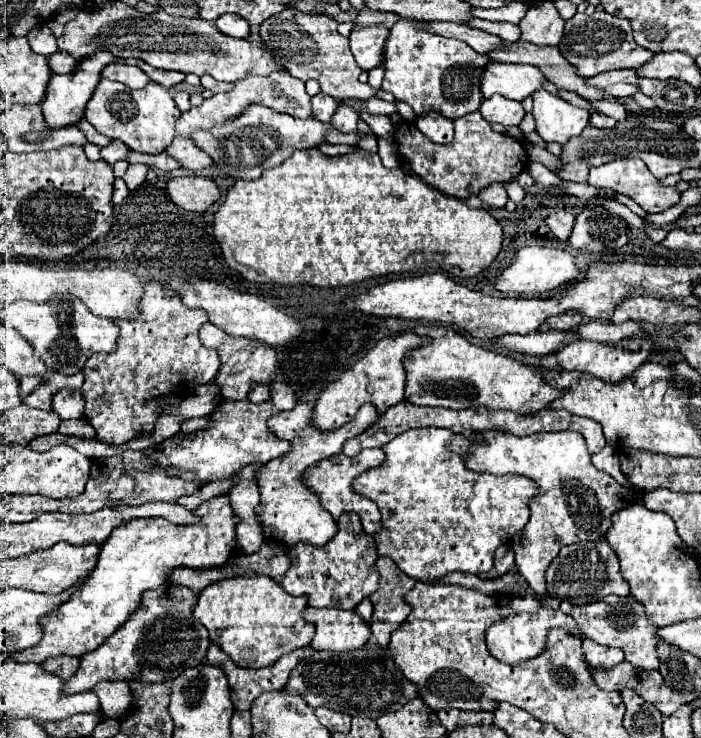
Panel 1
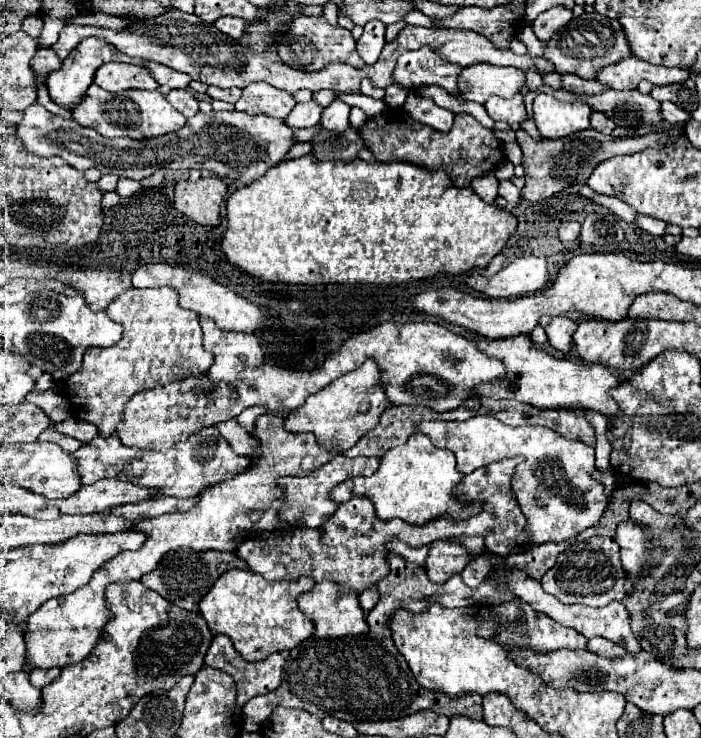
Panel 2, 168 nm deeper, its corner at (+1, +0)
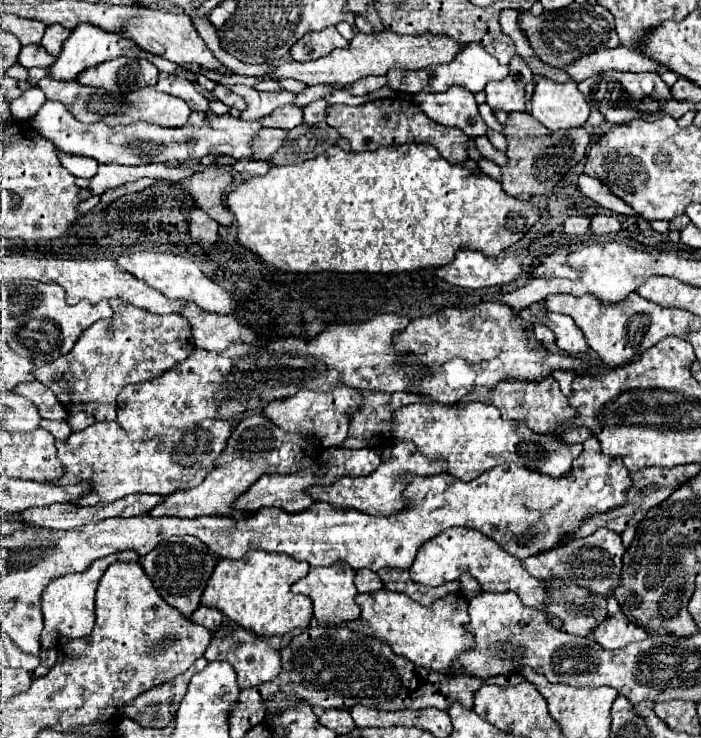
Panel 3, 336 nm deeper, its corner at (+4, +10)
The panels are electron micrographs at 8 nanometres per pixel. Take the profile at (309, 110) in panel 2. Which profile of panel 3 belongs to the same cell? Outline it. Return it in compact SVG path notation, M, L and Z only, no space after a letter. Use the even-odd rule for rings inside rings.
M285 105L285 107L279 107L275 109L271 115L263 117L261 119L261 127L273 127L273 129L293 129L297 125L303 123L303 117L301 117L301 107L295 107L295 105Z

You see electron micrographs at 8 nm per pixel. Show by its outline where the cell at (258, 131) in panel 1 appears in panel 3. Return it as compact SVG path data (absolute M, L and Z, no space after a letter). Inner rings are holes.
M47 101L35 113L35 117L31 119L31 125L33 125L35 131L39 131L45 139L49 139L63 153L85 155L85 157L97 159L99 163L121 163L121 165L149 165L149 163L173 163L173 161L199 163L205 155L229 155L233 159L251 159L253 157L251 155L251 139L261 129L259 121L243 121L243 119L235 119L231 115L219 117L213 111L209 111L209 113L191 113L189 123L181 129L169 129L169 127L149 125L149 123L133 123L133 125L125 125L125 127L109 127L105 123L85 125L85 123L77 121L65 109L65 105L57 103L57 101Z

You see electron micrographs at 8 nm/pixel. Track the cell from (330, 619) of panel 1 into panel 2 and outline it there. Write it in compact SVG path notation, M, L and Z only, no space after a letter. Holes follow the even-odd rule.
M316 583L312 591L302 593L298 597L300 611L312 619L316 627L316 637L320 639L336 639L344 635L364 635L368 631L366 615L360 609L358 595L354 591L346 591L336 583Z

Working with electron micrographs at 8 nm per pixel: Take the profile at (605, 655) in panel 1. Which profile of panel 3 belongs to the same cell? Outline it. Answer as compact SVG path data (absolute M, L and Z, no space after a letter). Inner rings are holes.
M621 611L607 617L595 631L595 641L605 649L621 649L633 641L643 641L647 637L645 629L633 625Z

